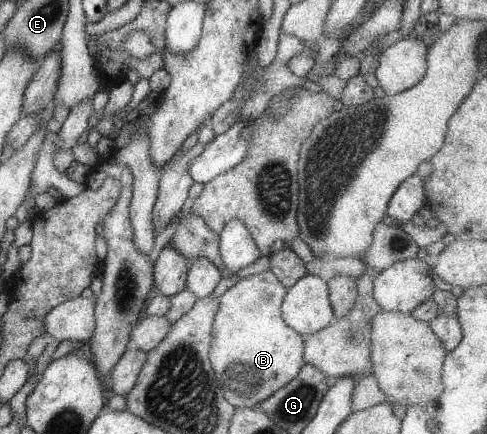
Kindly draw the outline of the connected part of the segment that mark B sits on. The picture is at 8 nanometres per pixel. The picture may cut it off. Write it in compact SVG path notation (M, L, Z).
M270 270L256 274L247 271L234 285L217 297L218 307L211 325L209 360L216 375L216 383L220 385L226 401L228 401L228 381L230 381L230 405L234 408L255 409L259 401L266 399L272 392L290 381L304 364L304 337L284 323L279 309L285 293L285 287Z

